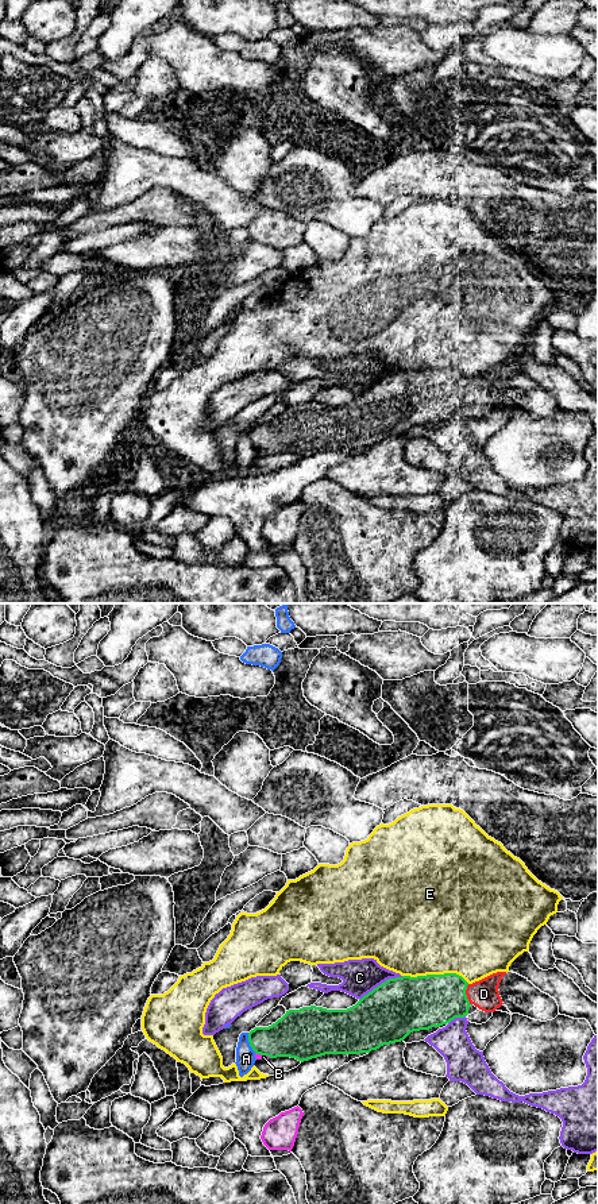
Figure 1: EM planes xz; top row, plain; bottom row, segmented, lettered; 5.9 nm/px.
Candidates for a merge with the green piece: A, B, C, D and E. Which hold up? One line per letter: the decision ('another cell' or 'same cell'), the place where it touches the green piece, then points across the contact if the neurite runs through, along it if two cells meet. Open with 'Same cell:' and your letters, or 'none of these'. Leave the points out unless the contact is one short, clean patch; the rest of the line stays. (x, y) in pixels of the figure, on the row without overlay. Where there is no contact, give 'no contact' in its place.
Same cell: D
A: another cell | xz (249, 436)
B: another cell | xz (263, 450)
C: another cell | xz (382, 378)
D: same cell | xz (466, 390)
E: another cell | xz (436, 370)

